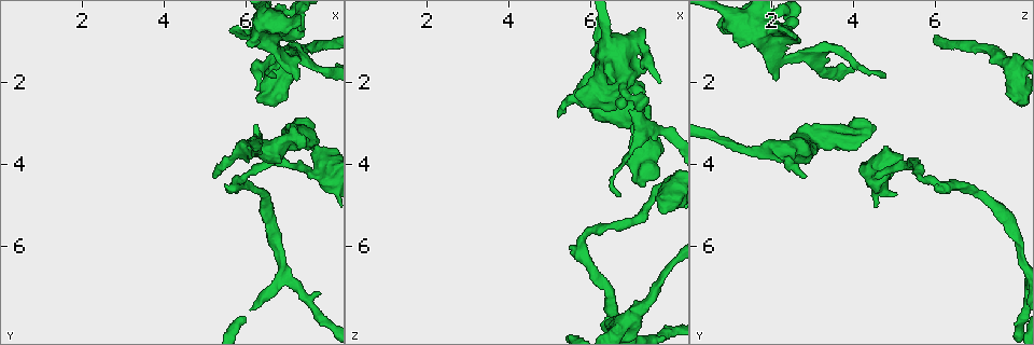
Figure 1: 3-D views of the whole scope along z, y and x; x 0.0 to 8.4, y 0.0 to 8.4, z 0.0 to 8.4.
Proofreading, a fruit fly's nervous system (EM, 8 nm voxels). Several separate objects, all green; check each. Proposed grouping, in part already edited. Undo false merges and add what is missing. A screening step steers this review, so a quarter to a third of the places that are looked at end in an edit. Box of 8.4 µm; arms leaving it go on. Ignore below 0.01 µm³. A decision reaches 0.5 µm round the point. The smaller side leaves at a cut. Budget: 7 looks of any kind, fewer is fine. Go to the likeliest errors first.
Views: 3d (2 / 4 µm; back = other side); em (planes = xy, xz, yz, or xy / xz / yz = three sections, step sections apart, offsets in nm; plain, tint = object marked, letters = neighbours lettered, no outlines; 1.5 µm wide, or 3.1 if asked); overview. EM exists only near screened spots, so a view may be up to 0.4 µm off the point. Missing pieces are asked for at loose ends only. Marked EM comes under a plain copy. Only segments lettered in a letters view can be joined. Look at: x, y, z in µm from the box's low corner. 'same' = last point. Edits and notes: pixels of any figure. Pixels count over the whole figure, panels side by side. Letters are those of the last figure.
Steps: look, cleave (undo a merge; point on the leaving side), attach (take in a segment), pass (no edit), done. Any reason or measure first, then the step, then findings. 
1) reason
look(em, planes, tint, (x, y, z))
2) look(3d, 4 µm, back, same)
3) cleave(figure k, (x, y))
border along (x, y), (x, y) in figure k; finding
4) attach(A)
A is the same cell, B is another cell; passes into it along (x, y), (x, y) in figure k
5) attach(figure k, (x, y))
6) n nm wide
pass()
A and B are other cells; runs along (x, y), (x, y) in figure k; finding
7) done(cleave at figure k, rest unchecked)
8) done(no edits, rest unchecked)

branch stops here
look(3d, 2 µm, (6.90, 1.60, 1.90))

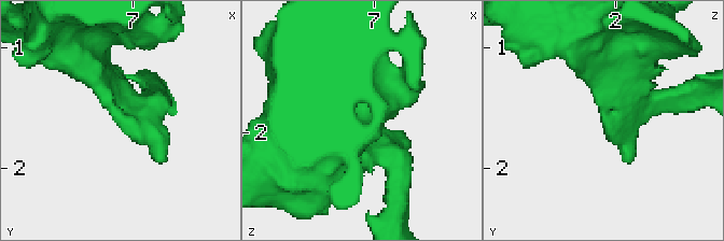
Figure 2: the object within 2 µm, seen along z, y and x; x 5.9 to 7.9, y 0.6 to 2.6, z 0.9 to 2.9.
look(em, planes, letters, (6.88, 1.60, 1.92))

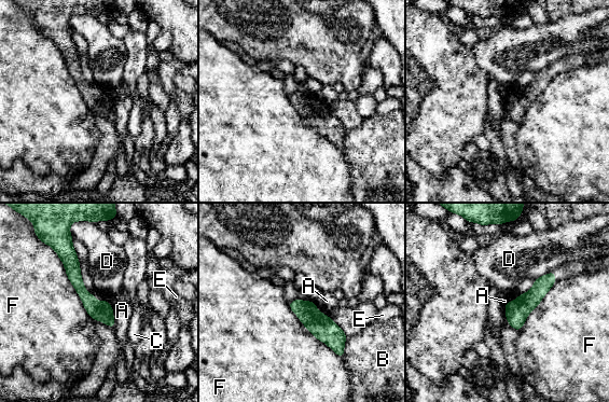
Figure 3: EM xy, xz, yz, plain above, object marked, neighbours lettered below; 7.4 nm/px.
pass()
A, B, C, D, E and F are other cells; runs along (66, 246), (81, 291), (111, 323) in figure 3; no lettered segment goes on from it

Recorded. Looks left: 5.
free end
look(3d, 4 µm, (7.25, 3.20, 4.45))

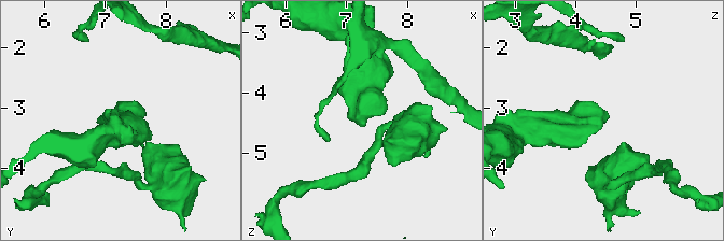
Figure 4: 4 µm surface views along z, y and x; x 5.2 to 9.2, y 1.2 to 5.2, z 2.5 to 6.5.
shape alone is not enough
look(em, planes, letters, (7.30, 3.15, 4.50))

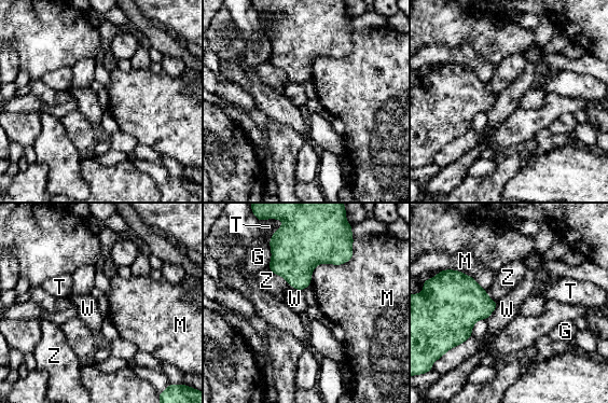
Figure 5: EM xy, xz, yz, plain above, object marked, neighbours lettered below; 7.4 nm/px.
260 nm wide
pass()
G, M, T, W and Z are other cells; no lettered segment goes on from it

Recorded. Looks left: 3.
branch stops here
look(3d, 2 µm, (5.25, 4.25, 2.80))

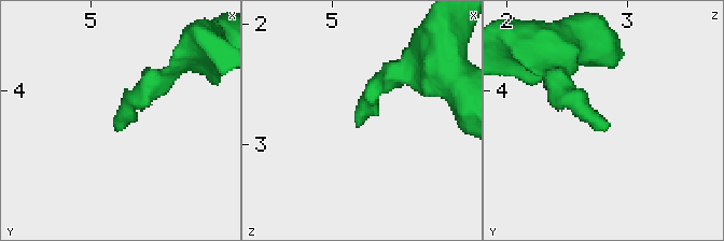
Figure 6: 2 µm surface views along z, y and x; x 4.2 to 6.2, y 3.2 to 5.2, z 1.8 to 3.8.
now the EM
look(em, planes, letters, (5.22, 4.30, 2.80))

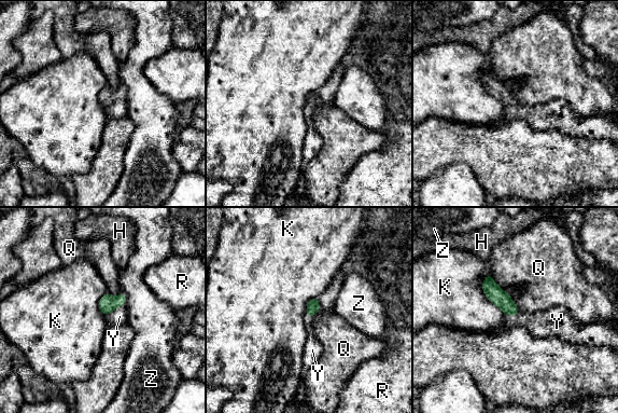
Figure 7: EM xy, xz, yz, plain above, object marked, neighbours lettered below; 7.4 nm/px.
attach(Y)
Y is the same cell, H, K, Q, R and Z are other cells; passes into it along (312, 306), (319, 308), (326, 299) in figure 7; it goes on there

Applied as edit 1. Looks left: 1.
done(attach at figure 7, rest unchecked)

